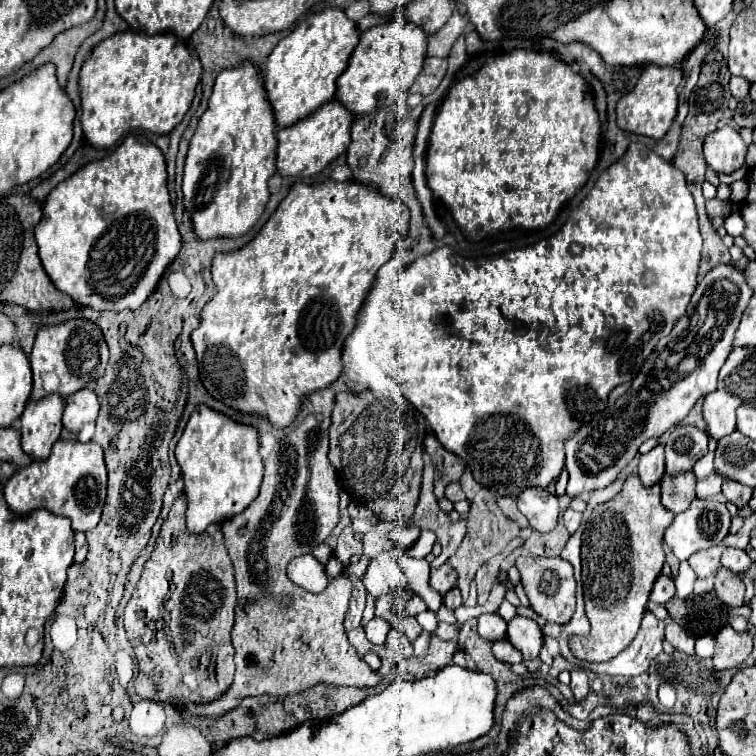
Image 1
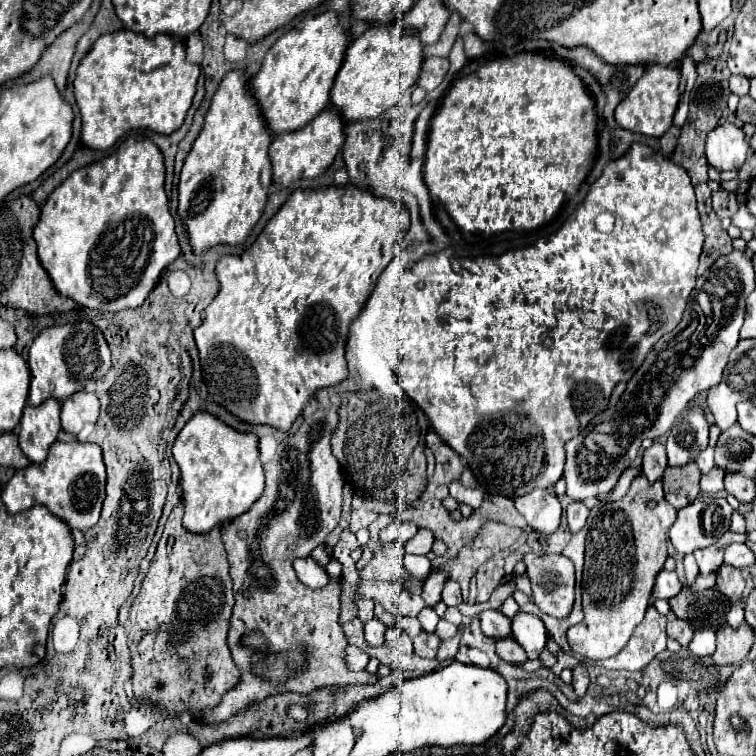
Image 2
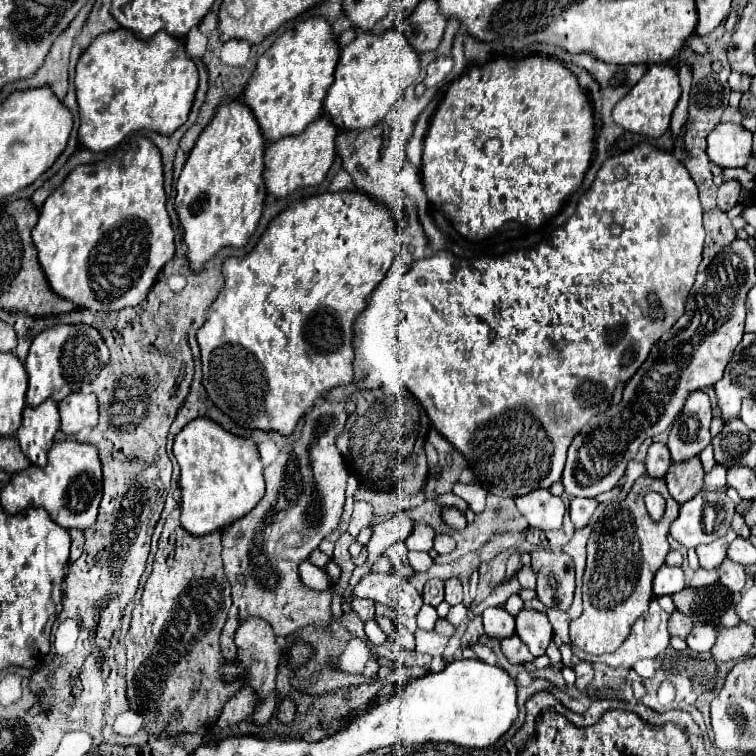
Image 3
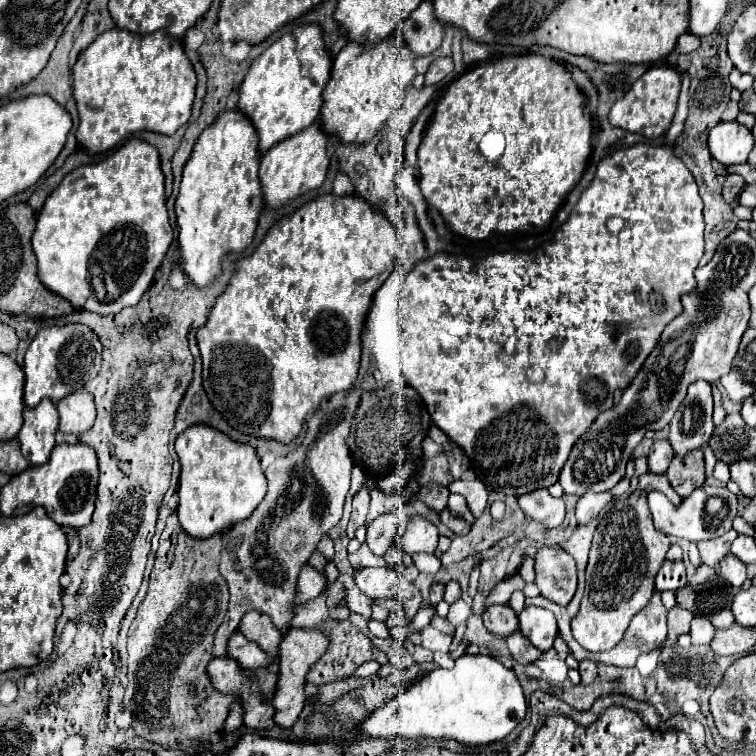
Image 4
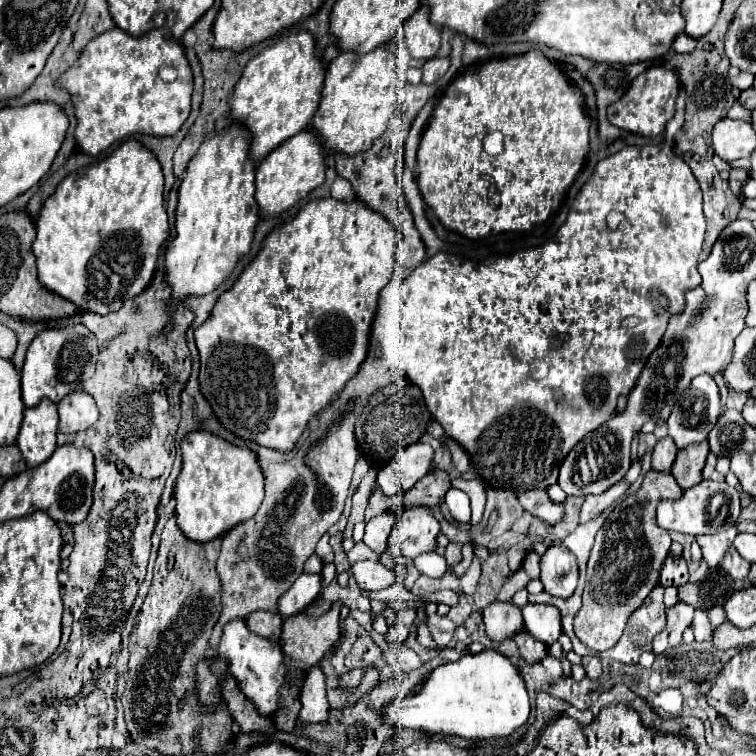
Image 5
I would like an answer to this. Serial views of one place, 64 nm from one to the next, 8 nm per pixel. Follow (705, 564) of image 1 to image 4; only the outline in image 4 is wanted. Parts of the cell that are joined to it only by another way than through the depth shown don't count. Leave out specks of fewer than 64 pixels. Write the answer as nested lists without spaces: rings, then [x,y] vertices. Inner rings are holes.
[[[730,530],[730,532],[726,532],[726,534],[720,536],[720,538],[700,542],[700,544],[698,544],[698,550],[700,550],[702,564],[706,564],[706,566],[716,566],[716,564],[730,552],[730,542],[732,542],[736,536],[738,536],[738,534],[736,534],[734,530]]]

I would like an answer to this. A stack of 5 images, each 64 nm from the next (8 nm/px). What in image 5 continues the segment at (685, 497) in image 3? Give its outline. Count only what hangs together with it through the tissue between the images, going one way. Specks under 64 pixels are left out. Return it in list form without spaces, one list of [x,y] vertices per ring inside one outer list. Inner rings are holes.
[[[708,442],[688,446],[686,450],[678,452],[670,474],[676,478],[676,482],[682,490],[688,490],[702,482],[702,468],[704,468],[708,452],[710,452]]]

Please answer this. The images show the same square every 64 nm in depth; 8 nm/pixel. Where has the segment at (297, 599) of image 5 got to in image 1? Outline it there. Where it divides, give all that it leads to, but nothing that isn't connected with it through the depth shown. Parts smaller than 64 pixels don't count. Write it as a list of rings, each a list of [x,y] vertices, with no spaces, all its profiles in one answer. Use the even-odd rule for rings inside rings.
[[[304,554],[294,558],[288,564],[288,580],[292,580],[296,586],[300,586],[306,592],[318,594],[328,586],[328,576],[324,570],[324,564],[320,564],[312,554]]]

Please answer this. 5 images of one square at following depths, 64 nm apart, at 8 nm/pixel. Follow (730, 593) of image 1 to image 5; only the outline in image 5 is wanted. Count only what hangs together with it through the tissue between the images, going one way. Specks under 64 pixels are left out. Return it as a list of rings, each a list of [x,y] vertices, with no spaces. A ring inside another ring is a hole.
[[[730,548],[726,552],[726,556],[722,558],[720,566],[732,576],[732,580],[740,582],[748,576],[748,568],[750,568],[750,562],[746,562],[744,558],[740,558],[740,554],[736,552],[734,548]]]

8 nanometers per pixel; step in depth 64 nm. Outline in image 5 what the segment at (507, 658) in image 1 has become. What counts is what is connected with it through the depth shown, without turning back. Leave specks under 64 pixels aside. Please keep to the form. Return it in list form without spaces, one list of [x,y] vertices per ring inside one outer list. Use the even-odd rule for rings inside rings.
[[[520,630],[520,634],[516,634],[514,638],[520,656],[526,660],[526,664],[536,664],[546,656],[546,646],[538,640],[534,640],[526,630]]]

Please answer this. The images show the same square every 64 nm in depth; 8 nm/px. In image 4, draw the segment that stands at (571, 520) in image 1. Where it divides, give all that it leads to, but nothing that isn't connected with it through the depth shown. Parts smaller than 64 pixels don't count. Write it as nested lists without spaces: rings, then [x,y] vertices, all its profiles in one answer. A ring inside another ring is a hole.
[[[608,492],[604,494],[586,494],[580,496],[578,504],[576,504],[576,520],[578,524],[588,524],[592,518],[596,518],[600,514],[600,510],[612,500],[612,496]]]

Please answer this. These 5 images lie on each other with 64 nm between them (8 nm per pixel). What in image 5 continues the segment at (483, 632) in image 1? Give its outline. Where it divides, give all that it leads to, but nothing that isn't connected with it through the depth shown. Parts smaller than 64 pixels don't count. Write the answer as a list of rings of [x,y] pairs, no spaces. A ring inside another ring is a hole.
[[[492,602],[484,610],[484,624],[486,634],[492,640],[506,640],[512,638],[516,632],[524,628],[522,612],[518,606],[512,606],[512,602]]]

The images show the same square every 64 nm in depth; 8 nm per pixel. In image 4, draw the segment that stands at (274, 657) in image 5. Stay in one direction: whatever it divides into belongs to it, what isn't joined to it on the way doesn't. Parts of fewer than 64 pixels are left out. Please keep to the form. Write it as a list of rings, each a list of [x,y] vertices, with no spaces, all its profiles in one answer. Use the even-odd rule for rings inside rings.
[[[234,632],[232,638],[230,638],[230,644],[228,644],[228,656],[236,658],[238,664],[246,670],[256,670],[260,666],[268,666],[270,660],[268,656],[254,644],[254,642],[248,642],[242,634]]]

